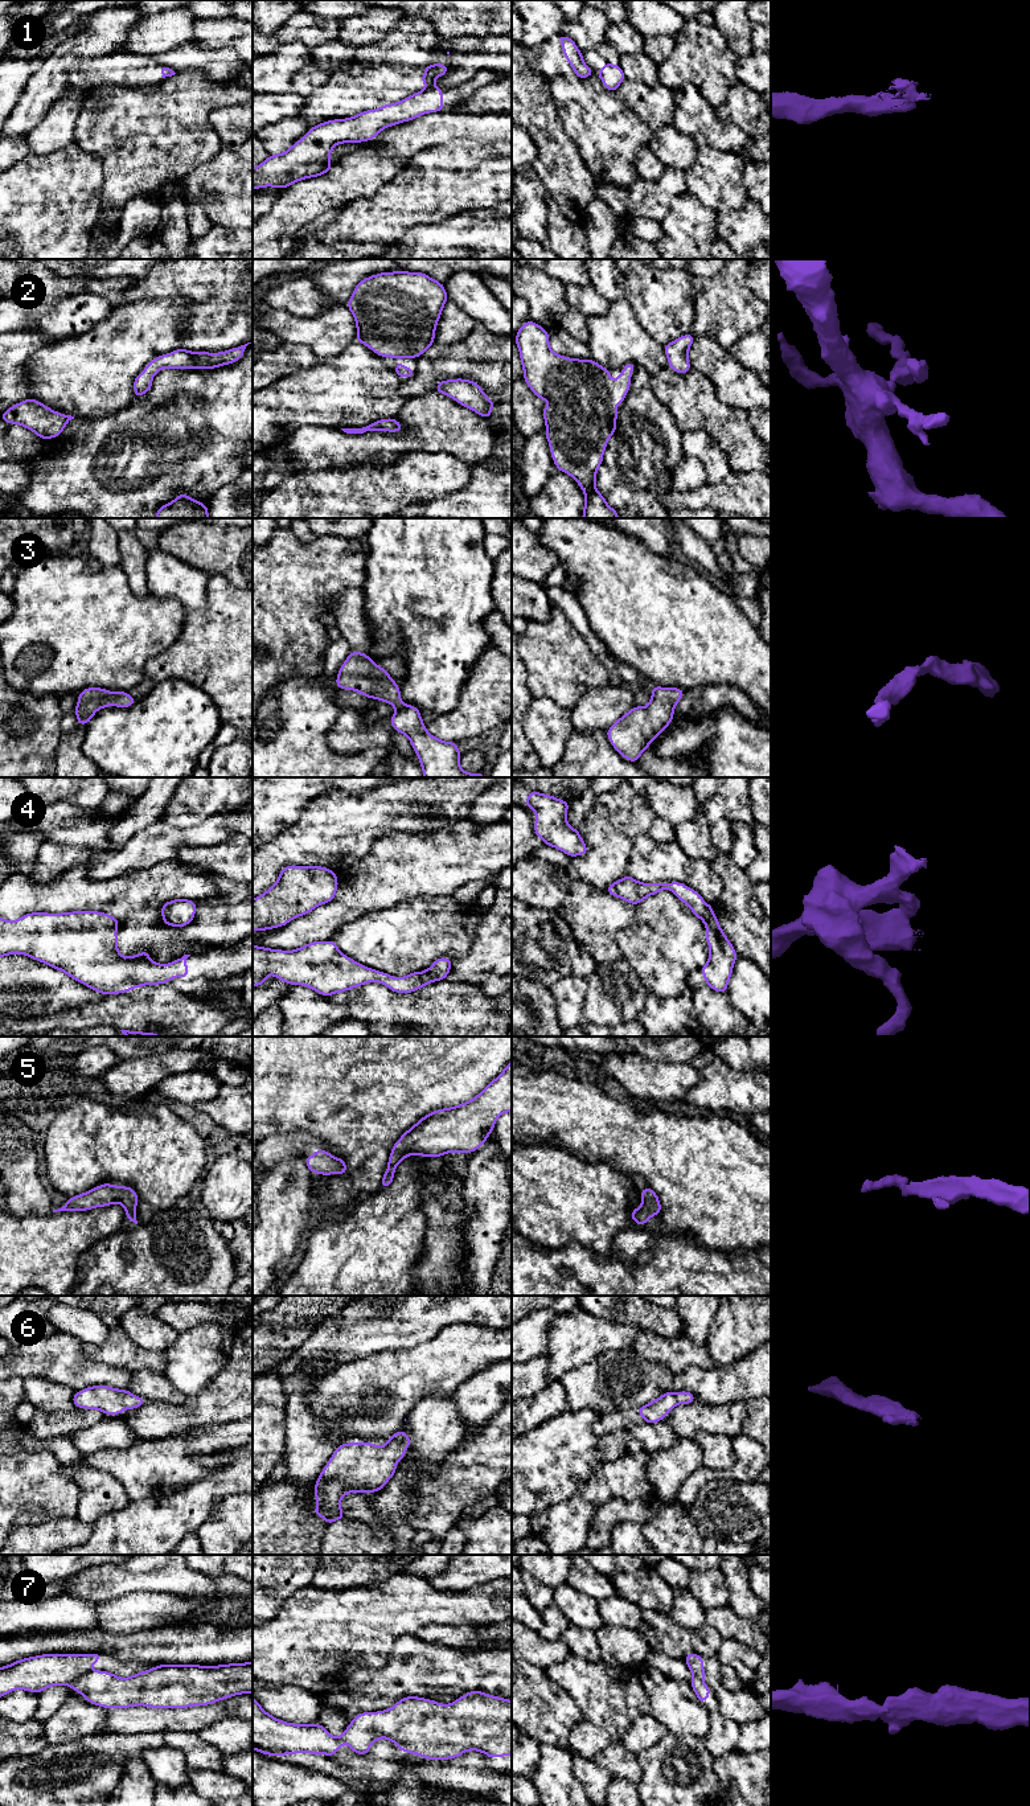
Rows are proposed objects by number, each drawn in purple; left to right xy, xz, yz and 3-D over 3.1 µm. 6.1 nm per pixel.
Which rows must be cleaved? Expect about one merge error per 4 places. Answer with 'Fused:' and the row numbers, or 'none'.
Fused: 1, 4, 7

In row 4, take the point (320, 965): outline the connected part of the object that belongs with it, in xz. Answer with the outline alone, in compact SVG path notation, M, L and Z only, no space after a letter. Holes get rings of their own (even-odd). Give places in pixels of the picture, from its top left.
M333 940L312 941L295 951L253 945L253 986L274 974L290 985L311 988L324 997L379 982L395 993L413 993L434 982L427 969L406 977L393 977L345 956Z

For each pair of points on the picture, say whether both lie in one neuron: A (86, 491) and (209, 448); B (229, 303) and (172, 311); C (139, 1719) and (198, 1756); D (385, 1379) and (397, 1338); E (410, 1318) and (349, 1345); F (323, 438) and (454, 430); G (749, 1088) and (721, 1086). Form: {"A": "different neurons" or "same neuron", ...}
{"A": "same neuron", "B": "different neurons", "C": "different neurons", "D": "different neurons", "E": "same neuron", "F": "same neuron", "G": "same neuron"}

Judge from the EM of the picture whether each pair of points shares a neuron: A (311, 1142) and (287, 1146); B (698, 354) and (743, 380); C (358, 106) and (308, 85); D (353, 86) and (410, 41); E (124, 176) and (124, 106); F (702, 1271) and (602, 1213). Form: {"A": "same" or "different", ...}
{"A": "same", "B": "same", "C": "different", "D": "same", "E": "same", "F": "different"}

